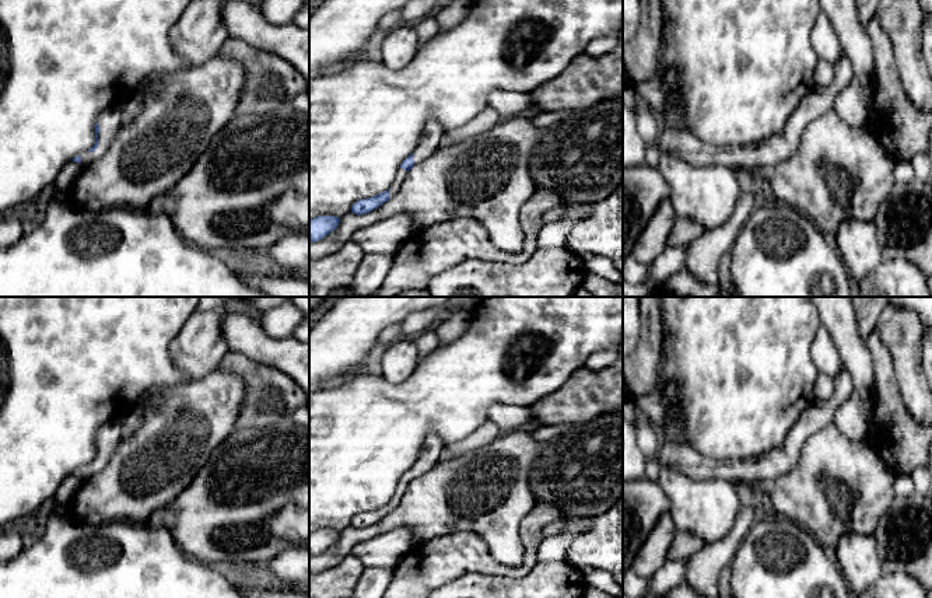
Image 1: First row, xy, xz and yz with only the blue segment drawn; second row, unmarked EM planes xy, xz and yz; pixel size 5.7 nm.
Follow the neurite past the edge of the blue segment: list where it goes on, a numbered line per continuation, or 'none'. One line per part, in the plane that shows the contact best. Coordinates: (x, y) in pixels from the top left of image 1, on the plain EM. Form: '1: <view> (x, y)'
1: xy (109, 434)

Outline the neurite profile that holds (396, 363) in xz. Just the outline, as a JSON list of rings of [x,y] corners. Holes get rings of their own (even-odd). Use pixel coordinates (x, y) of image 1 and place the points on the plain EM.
[[[403,335],[374,359],[375,370],[393,384],[407,380],[417,366],[418,350],[411,335]]]

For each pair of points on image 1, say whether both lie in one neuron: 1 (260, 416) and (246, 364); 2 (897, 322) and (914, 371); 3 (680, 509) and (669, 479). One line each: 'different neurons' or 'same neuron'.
1: same neuron
2: same neuron
3: same neuron

